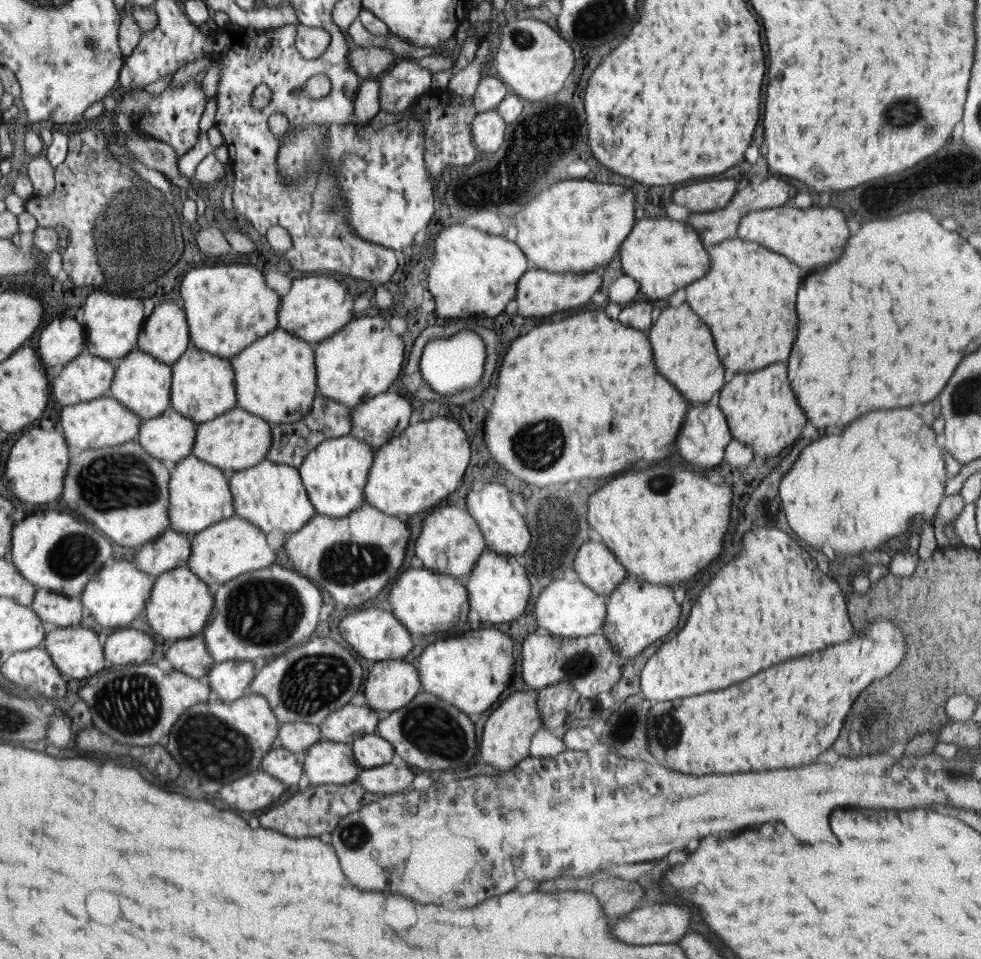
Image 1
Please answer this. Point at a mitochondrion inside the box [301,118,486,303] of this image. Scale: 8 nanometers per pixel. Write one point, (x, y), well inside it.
(327, 204)

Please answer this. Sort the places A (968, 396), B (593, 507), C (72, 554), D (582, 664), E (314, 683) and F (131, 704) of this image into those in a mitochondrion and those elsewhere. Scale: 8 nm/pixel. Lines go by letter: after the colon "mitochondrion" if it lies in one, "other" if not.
A: mitochondrion
B: other
C: mitochondrion
D: mitochondrion
E: mitochondrion
F: mitochondrion

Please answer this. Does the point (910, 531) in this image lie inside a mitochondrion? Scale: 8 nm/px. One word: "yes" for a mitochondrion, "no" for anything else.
no

